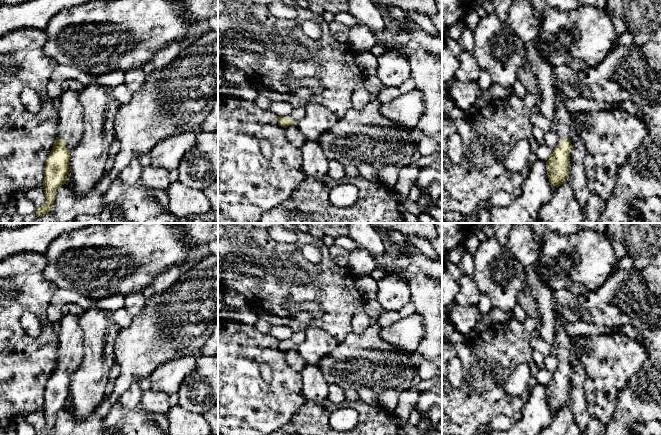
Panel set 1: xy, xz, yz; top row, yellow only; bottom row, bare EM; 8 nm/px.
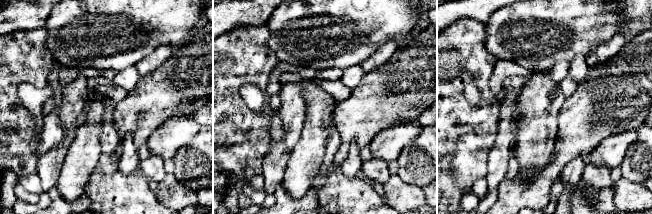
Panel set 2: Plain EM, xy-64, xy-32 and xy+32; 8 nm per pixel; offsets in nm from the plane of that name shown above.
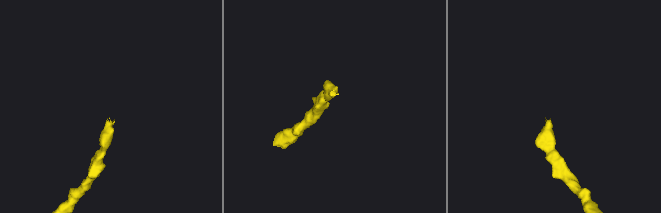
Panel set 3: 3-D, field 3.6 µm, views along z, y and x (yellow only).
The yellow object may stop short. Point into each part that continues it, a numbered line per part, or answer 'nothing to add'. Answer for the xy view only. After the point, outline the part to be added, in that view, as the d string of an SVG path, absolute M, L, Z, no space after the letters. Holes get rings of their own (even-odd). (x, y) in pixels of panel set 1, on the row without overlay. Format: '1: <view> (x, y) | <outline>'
1: xy (70, 340) | M66 314L60 321L57 360L66 366L66 372L72 377L83 355L83 335L79 325L80 316Z

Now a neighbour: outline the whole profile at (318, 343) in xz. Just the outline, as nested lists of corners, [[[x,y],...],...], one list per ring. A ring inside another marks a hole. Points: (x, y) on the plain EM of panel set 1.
[[[306,326],[304,334],[305,340],[296,349],[309,365],[317,365],[339,344],[331,334],[318,326]]]

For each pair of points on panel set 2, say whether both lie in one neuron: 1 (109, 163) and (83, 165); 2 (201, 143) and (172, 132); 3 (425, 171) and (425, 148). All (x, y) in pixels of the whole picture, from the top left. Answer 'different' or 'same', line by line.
1: different
2: different
3: same

